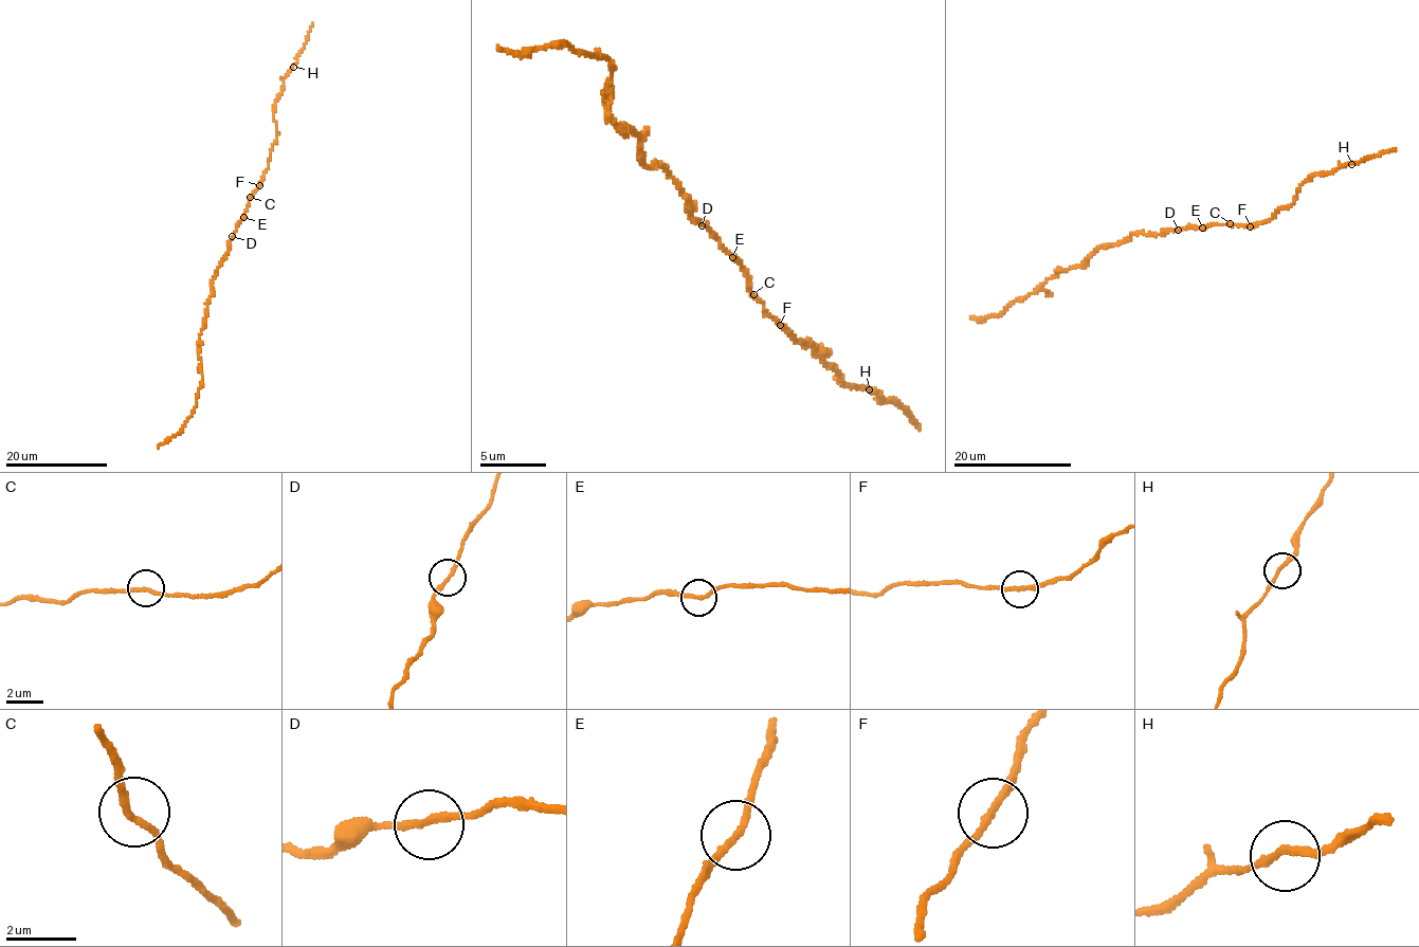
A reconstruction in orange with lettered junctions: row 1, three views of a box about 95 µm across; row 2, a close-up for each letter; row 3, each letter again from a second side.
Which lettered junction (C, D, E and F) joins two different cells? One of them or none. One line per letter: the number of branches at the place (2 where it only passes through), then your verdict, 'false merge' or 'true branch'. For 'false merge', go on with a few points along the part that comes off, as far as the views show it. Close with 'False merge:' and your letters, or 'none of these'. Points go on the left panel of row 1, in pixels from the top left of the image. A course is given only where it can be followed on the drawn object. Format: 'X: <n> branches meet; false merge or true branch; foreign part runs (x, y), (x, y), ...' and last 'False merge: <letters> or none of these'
C: 2 branches meet; true branch
D: 2 branches meet; true branch
E: 2 branches meet; true branch
F: 2 branches meet; false merge; foreign part runs (258, 185), (277, 135), (273, 107), (311, 23)
False merge: F

